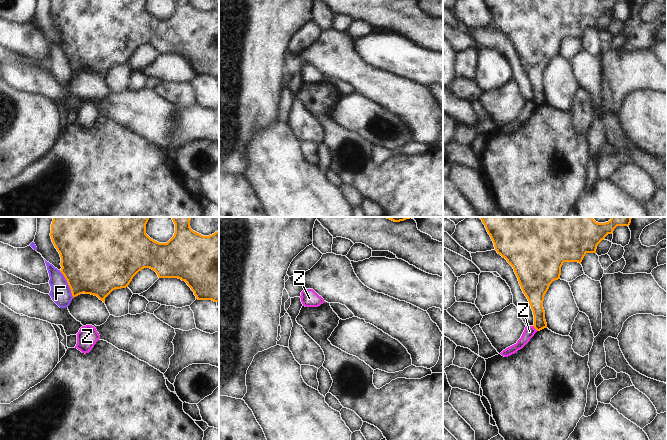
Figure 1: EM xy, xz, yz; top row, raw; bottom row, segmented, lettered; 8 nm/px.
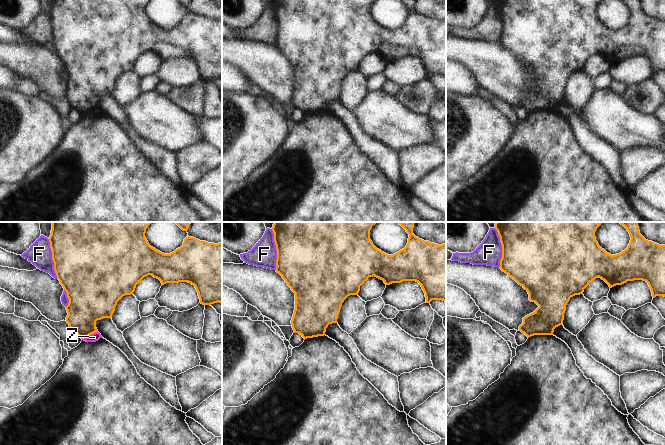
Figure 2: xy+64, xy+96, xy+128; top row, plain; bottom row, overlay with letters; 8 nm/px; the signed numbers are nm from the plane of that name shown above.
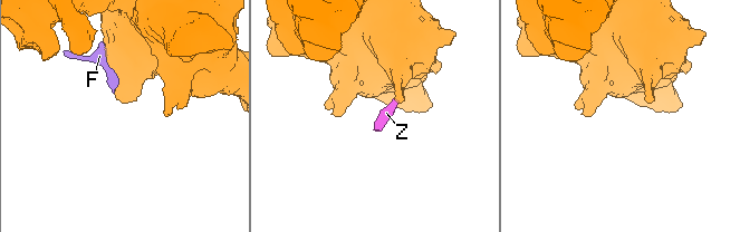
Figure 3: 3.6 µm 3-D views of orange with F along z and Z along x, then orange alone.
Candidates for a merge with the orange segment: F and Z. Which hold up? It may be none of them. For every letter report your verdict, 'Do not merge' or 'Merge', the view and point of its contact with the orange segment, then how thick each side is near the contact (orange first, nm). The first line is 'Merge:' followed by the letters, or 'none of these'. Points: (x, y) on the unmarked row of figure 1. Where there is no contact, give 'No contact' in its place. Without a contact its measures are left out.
Merge: none of these
F: Do not merge. Touches orange at xy (68, 60). Thickness 480 nm (orange) against 160 nm
Z: Do not merge. Touches orange at yz (535, 104). Thickness 130 nm (orange) against 90 nm.

